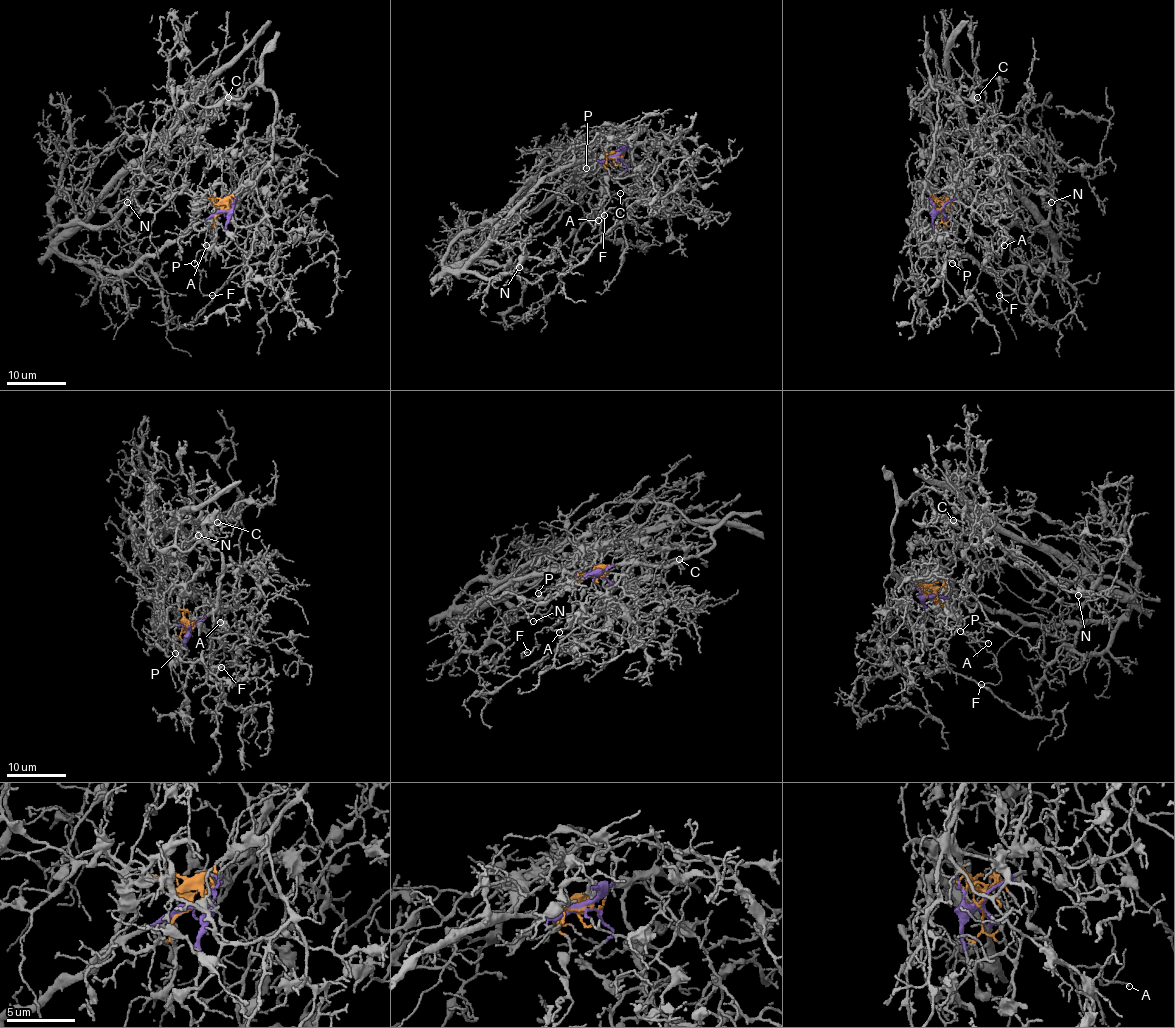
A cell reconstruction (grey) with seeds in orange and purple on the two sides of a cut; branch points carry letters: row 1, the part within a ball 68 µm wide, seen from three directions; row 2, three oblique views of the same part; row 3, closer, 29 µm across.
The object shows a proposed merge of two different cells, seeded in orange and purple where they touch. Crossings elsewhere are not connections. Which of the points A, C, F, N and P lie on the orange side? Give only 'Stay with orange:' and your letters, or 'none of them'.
Stay with orange: A, C, F, P

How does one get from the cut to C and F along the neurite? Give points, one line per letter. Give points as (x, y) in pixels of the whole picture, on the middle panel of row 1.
C: (616, 156), (644, 143), (667, 153), (644, 149), (623, 134), (611, 144), (601, 187), (608, 194), (620, 193)
F: (616, 156), (610, 158), (606, 165), (608, 193), (586, 218), (592, 225), (591, 231), (595, 221), (604, 215)

